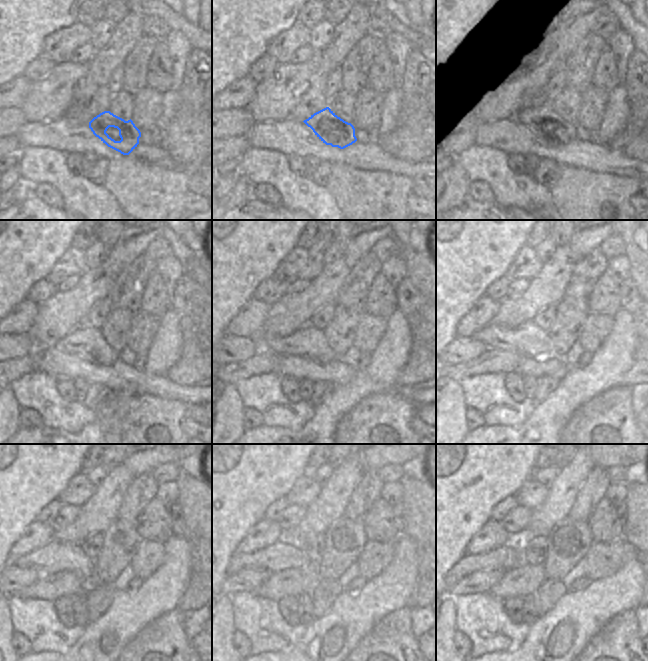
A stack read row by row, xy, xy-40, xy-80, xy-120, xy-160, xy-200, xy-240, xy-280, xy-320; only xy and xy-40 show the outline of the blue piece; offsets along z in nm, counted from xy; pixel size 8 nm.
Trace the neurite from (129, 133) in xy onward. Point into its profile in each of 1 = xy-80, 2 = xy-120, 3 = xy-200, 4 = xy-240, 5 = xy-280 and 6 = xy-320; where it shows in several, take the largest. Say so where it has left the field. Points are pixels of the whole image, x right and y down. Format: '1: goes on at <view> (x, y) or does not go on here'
1: goes on at xy-80 (543, 120)
2: goes on at xy-120 (85, 341)
3: goes on at xy-200 (527, 339)
4: goes on at xy-240 (55, 556)
5: goes on at xy-280 (285, 554)
6: goes on at xy-320 (505, 557)

